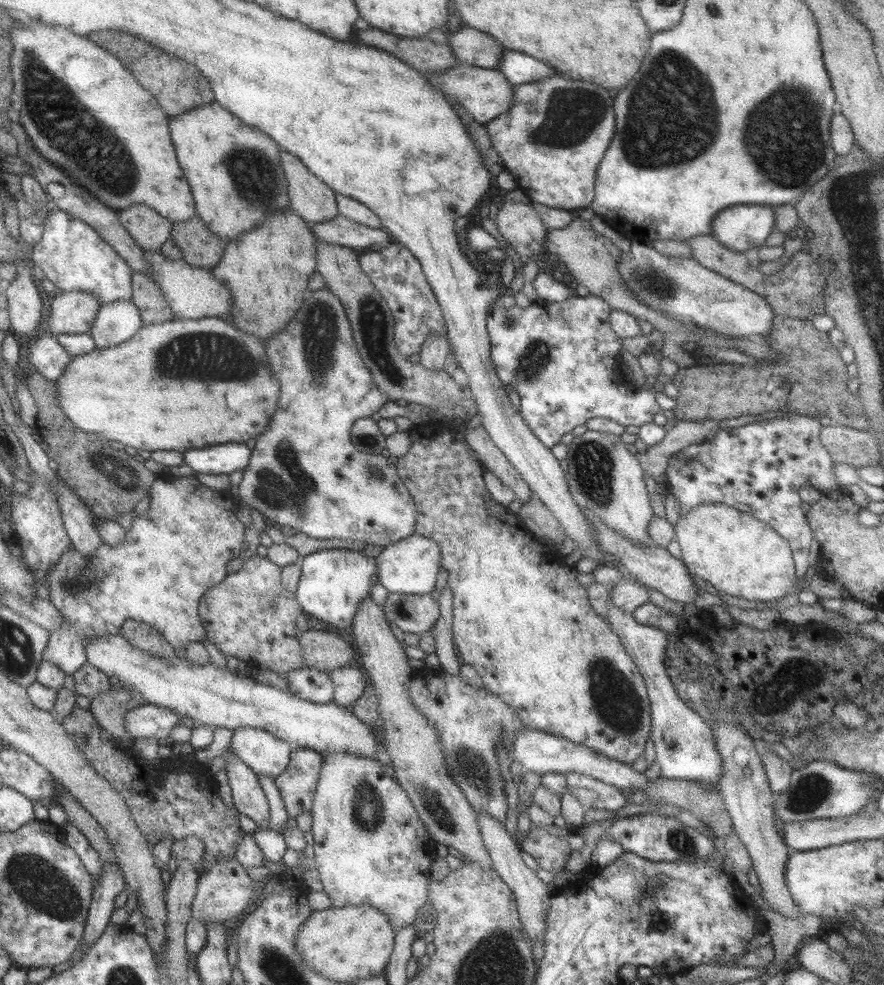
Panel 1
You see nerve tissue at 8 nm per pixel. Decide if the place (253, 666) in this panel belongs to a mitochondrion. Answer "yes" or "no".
no

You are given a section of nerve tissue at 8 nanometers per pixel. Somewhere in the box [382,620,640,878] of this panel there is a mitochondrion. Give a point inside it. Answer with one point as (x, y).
(436, 810)

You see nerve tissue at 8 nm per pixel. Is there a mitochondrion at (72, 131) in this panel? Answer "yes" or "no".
yes

